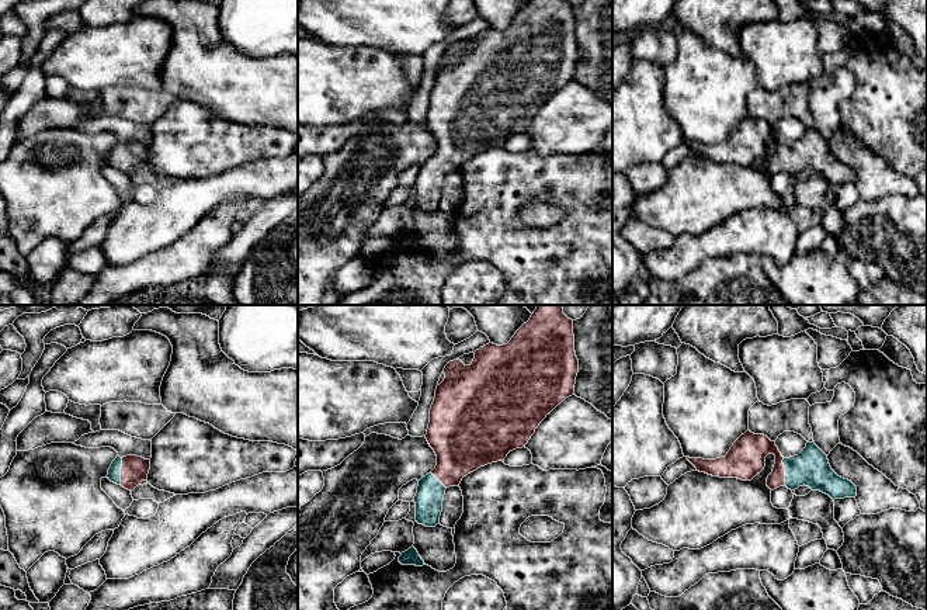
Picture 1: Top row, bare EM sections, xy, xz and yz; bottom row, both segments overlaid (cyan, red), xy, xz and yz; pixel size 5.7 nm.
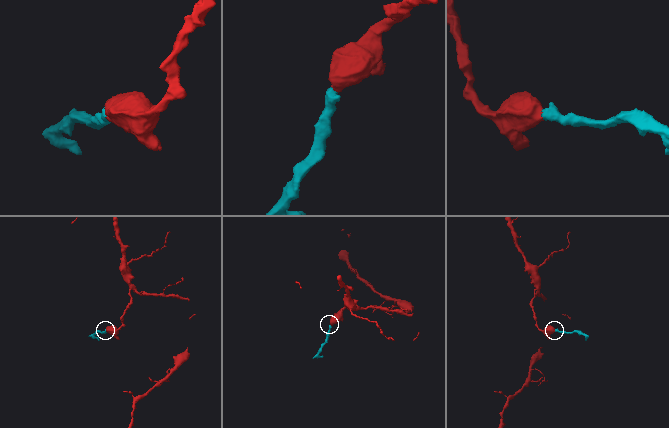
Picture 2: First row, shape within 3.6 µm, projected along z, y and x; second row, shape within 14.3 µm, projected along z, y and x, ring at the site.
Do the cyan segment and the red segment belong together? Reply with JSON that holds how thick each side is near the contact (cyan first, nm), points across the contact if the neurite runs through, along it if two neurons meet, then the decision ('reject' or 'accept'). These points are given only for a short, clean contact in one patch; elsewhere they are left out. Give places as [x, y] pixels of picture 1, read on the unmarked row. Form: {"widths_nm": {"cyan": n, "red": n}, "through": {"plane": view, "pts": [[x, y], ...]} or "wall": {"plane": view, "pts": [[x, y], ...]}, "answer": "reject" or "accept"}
{"widths_nm": {"cyan": 80, "red": 150}, "through": {"plane": "xy", "pts": [[114, 158], [120, 158], [134, 155]]}, "answer": "accept"}

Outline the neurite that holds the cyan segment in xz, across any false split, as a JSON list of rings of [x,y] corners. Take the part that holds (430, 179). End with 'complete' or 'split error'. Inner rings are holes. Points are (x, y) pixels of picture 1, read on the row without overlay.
[[[531,0],[507,30],[489,28],[475,37],[471,51],[461,45],[449,46],[444,66],[437,70],[430,94],[430,108],[426,124],[437,141],[435,153],[419,166],[416,207],[426,212],[440,209],[445,174],[459,171],[464,162],[492,148],[504,146],[507,139],[522,134],[535,118],[539,108],[566,83],[574,79],[579,45],[574,37],[573,6],[566,0]]]; split error

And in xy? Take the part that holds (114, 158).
[[[138,141],[117,142],[108,155],[107,163],[128,176],[133,176],[142,166],[147,166],[149,155],[150,145]]]; split error

